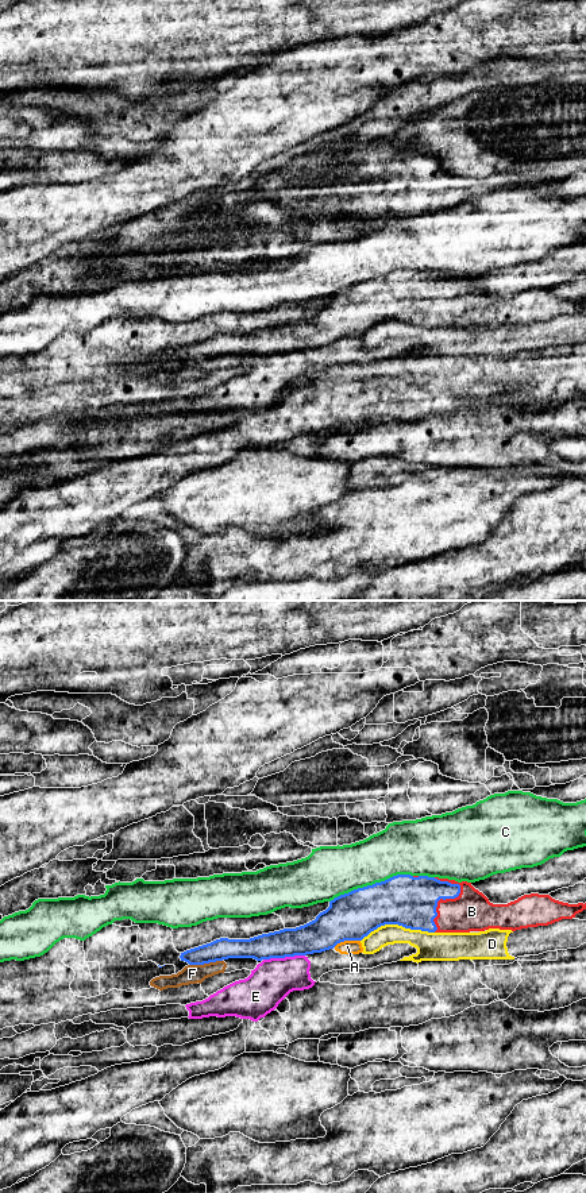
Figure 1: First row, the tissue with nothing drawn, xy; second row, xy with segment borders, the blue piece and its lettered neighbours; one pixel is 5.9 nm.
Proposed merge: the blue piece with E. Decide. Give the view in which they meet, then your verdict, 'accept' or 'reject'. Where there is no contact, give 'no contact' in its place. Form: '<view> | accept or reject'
xy | reject

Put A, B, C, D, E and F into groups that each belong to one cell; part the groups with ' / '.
A E F / B / C / D

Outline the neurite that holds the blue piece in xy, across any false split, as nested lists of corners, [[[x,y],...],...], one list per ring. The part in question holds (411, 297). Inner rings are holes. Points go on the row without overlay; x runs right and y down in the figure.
[[[397,270],[385,277],[340,290],[315,316],[296,323],[262,329],[250,335],[220,333],[211,339],[181,348],[181,356],[204,360],[228,354],[254,354],[257,356],[307,351],[334,344],[344,336],[362,336],[371,327],[385,320],[398,320],[428,328],[470,328],[489,324],[521,325],[548,321],[562,314],[572,314],[586,305],[586,298],[568,300],[550,290],[531,289],[508,300],[493,300],[471,278],[455,275]]]

